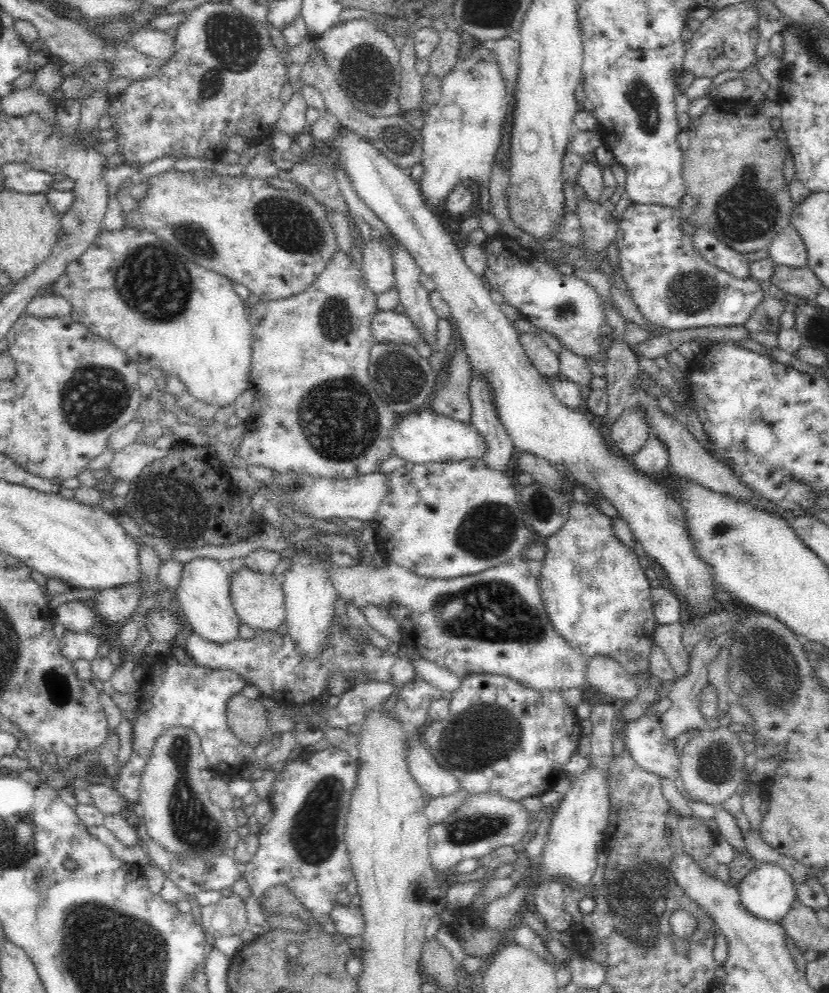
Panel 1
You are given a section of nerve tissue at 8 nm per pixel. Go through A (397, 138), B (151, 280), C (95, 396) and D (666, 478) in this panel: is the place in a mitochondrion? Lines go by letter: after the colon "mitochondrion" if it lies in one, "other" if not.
A: mitochondrion
B: mitochondrion
C: mitochondrion
D: other

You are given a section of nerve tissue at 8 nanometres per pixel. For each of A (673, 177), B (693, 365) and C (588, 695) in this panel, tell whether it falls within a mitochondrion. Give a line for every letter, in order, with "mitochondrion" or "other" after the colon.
A: other
B: other
C: other

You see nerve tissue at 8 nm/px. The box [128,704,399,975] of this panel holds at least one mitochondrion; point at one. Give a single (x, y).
(193, 827)

